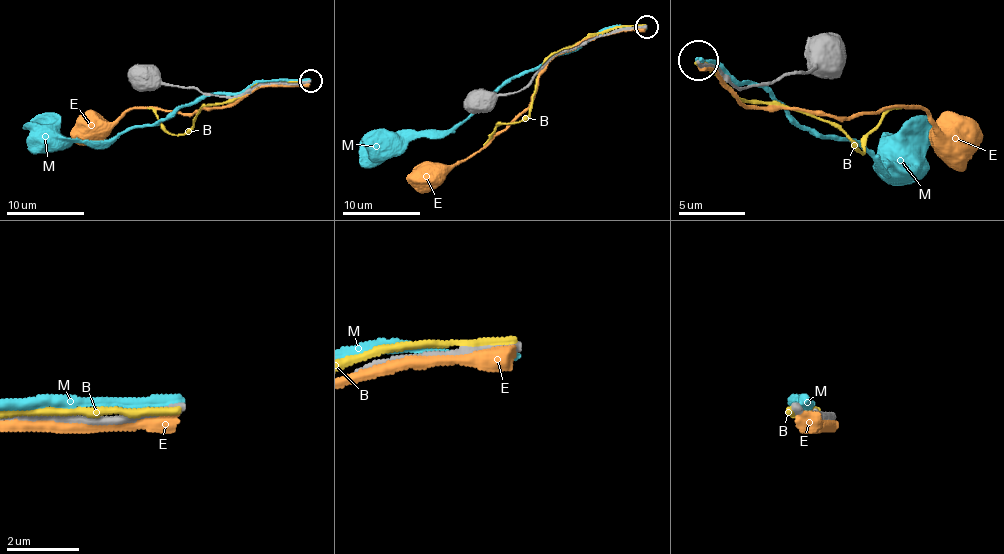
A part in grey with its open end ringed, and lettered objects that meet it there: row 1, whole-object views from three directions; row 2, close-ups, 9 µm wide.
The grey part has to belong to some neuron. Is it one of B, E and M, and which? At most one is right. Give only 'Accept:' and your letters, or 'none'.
Accept: none

